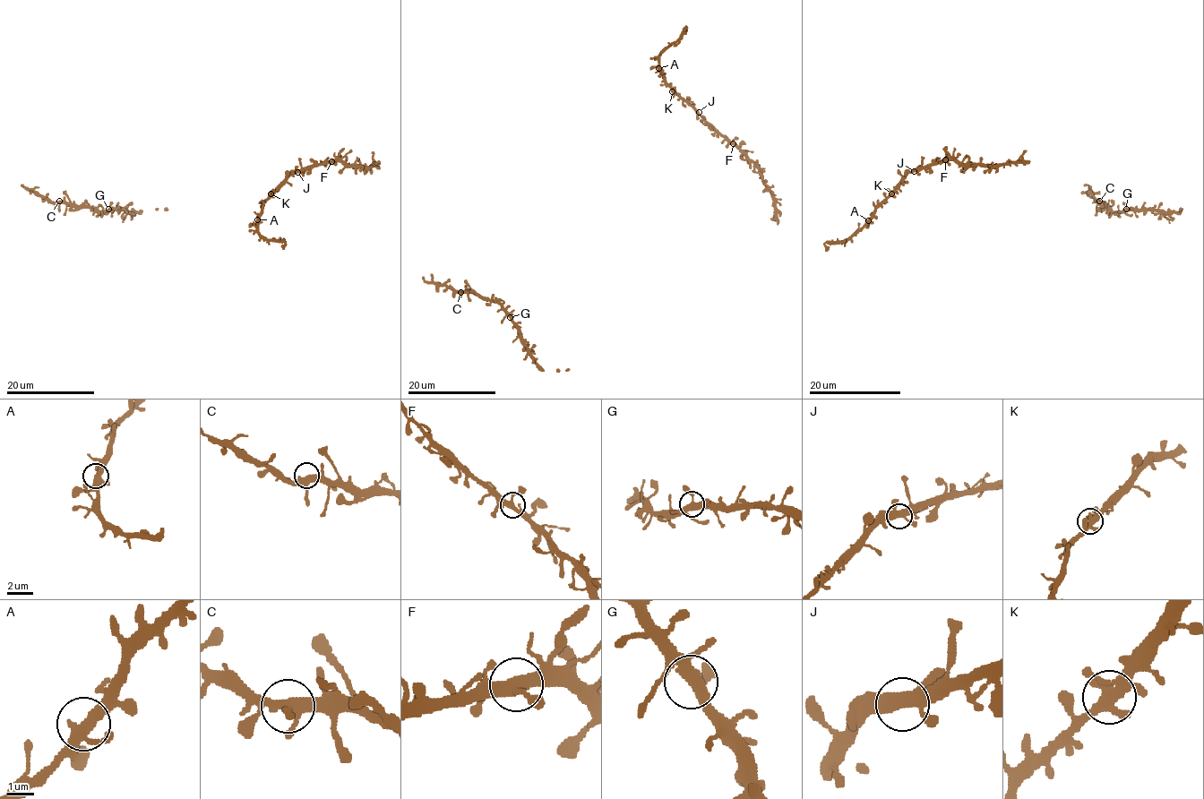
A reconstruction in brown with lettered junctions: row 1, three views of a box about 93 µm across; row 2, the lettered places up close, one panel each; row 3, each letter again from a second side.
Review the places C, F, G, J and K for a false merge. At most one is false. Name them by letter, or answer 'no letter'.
no letter

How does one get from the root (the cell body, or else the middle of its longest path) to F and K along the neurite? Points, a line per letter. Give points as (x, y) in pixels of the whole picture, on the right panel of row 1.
F: (913, 168), (922, 168), (945, 159)
K: (913, 168), (892, 193)

